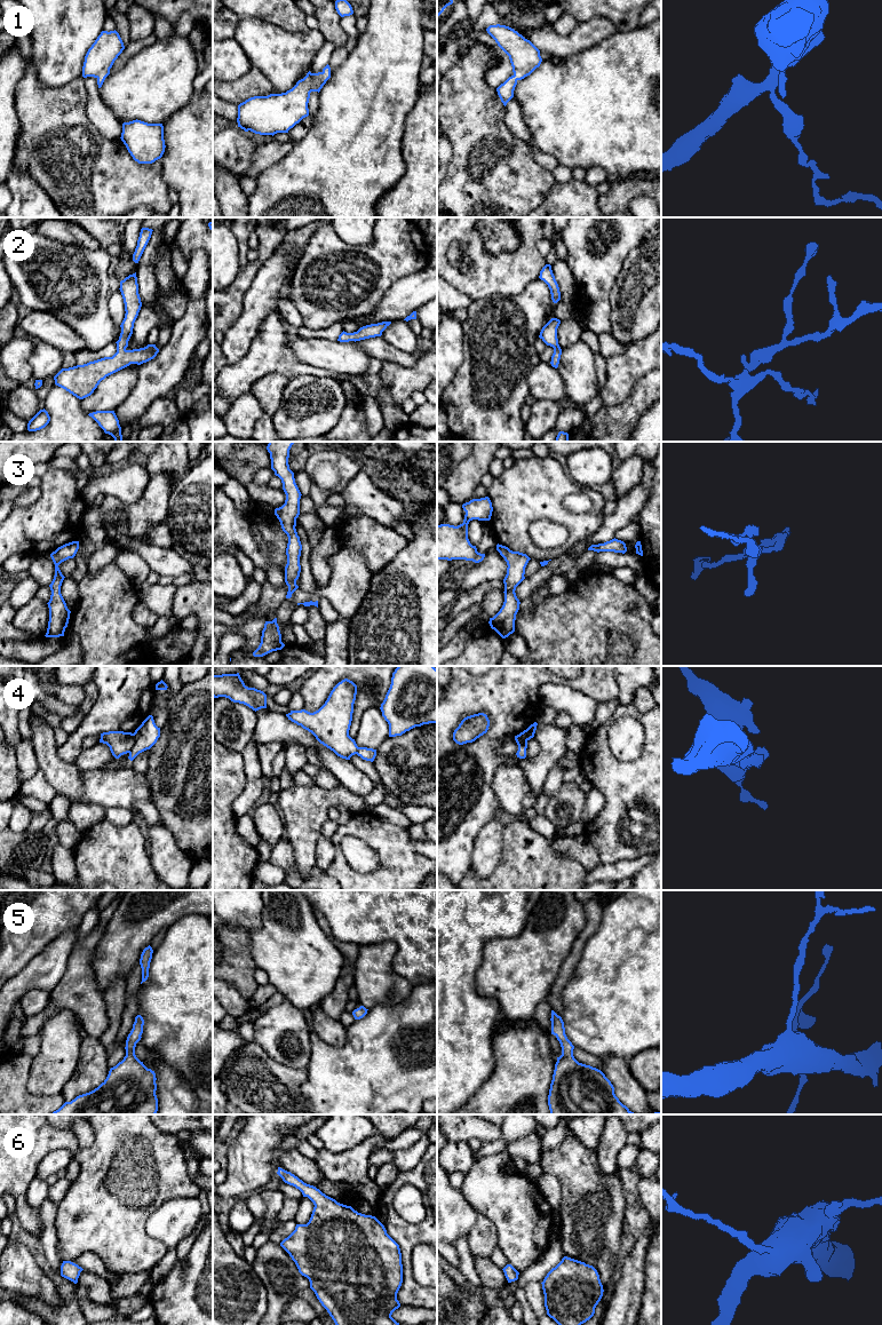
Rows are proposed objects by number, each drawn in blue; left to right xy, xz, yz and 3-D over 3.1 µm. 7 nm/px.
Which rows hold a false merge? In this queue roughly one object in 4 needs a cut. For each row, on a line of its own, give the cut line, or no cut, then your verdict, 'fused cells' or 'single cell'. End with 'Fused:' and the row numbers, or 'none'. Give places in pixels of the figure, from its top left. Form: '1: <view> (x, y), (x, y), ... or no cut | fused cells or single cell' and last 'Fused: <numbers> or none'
1: no cut | single cell
2: no cut | single cell
3: no cut | single cell
4: xy (133, 734), (134, 745), (128, 752) | fused cells
5: no cut | single cell
6: no cut | single cell
Fused: 4

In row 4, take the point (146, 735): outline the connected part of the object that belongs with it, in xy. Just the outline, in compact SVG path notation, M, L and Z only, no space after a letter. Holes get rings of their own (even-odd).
M149 715L133 733L135 744L129 752L128 759L133 761L140 753L150 749L160 737L160 728L154 723L153 716Z

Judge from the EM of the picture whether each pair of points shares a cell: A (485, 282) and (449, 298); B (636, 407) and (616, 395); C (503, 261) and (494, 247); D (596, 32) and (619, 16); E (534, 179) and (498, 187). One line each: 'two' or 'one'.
A: two
B: two
C: two
D: two
E: one

